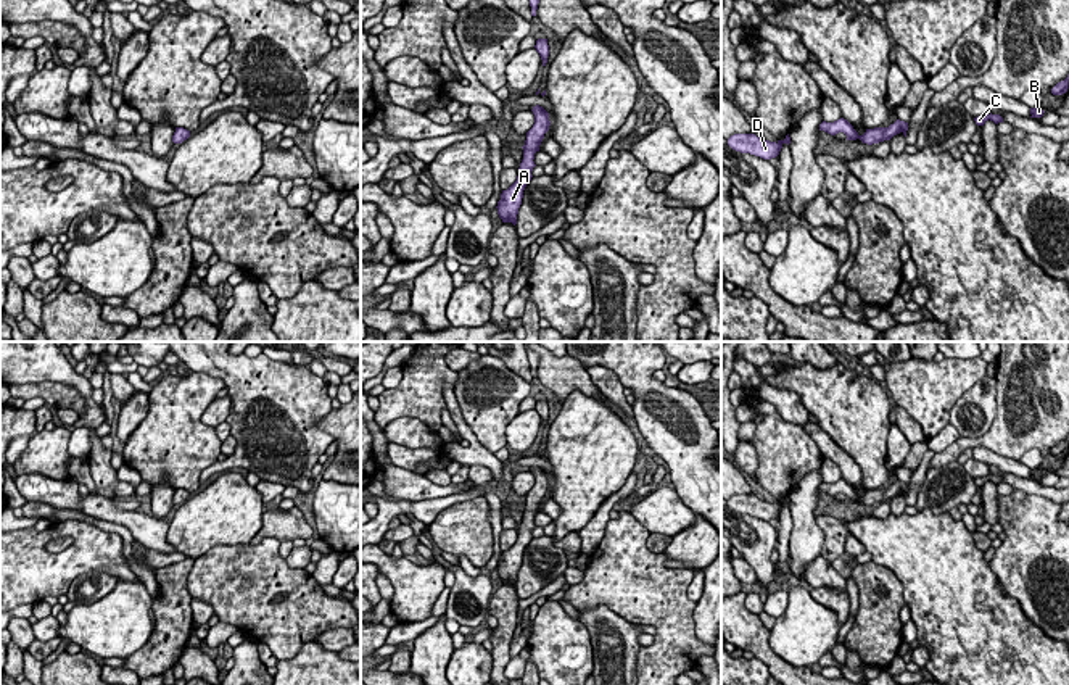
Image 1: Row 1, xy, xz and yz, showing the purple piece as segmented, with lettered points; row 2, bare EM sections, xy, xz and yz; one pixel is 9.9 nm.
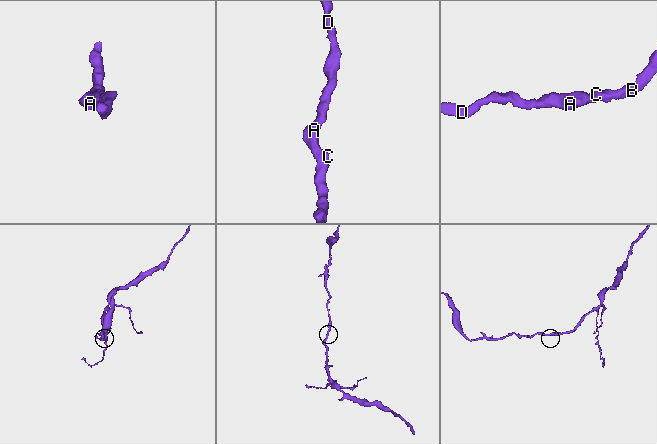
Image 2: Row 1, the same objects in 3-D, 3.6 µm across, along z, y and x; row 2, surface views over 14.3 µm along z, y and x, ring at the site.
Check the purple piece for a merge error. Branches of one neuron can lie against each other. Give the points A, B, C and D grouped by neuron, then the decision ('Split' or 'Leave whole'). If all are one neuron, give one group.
Groups: A B C D. Leave whole

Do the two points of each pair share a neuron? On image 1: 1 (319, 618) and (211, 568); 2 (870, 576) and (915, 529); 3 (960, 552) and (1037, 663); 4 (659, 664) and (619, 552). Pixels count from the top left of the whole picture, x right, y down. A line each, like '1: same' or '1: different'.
1: same
2: different
3: same
4: same

